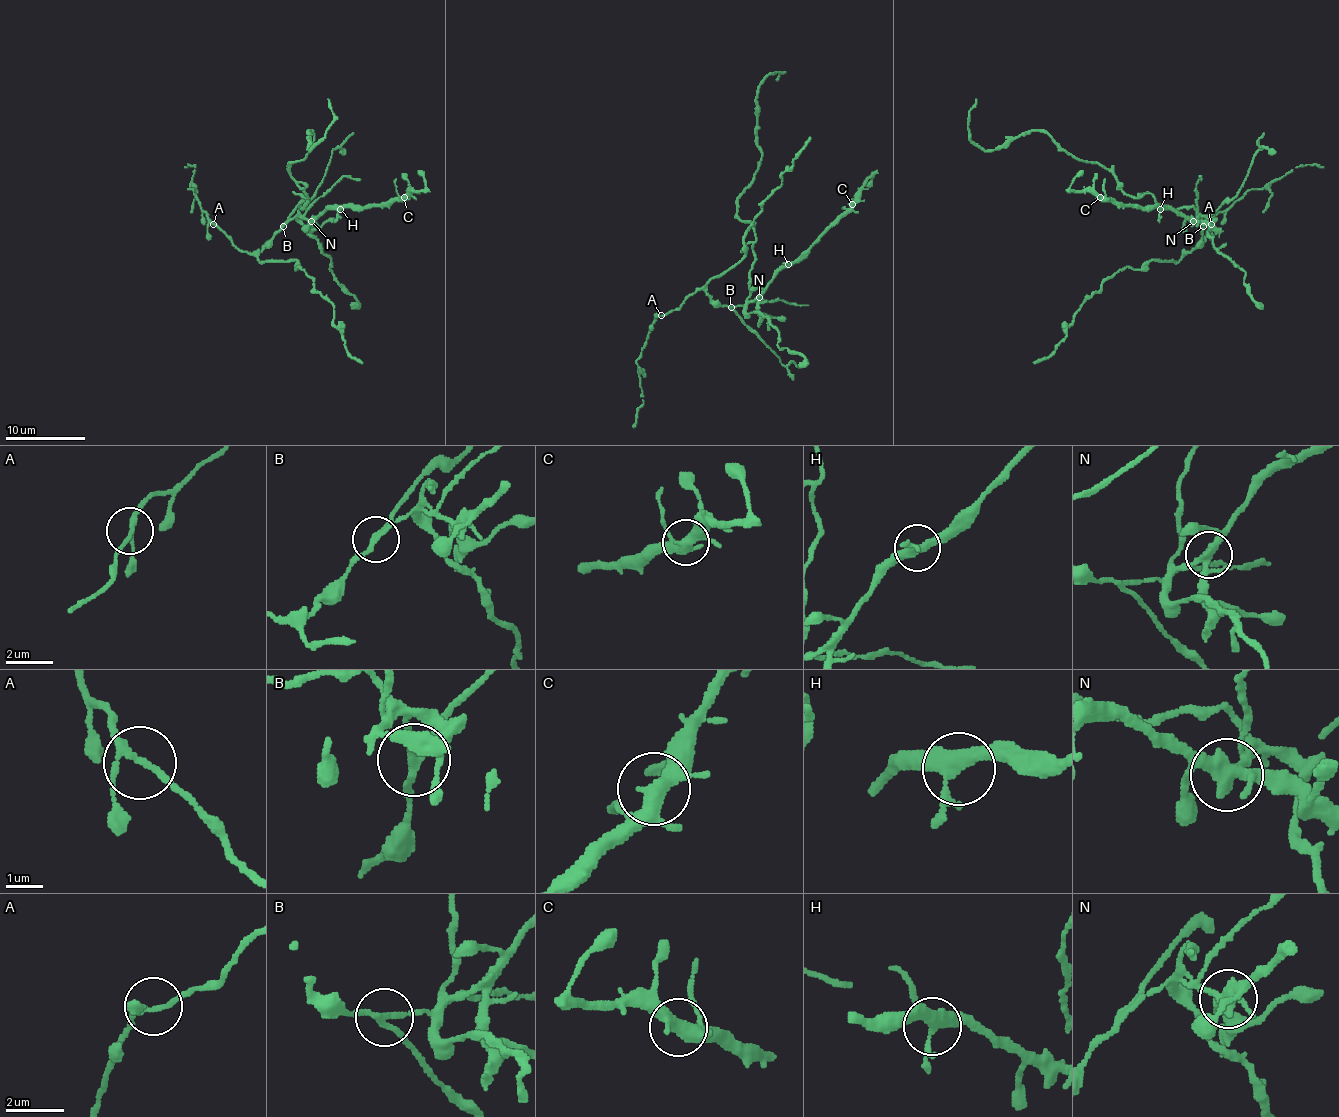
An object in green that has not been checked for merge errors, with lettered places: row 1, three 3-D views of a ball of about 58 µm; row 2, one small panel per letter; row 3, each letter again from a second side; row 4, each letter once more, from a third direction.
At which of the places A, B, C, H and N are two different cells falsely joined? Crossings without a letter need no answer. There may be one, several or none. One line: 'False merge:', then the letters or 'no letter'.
False merge: B, N

